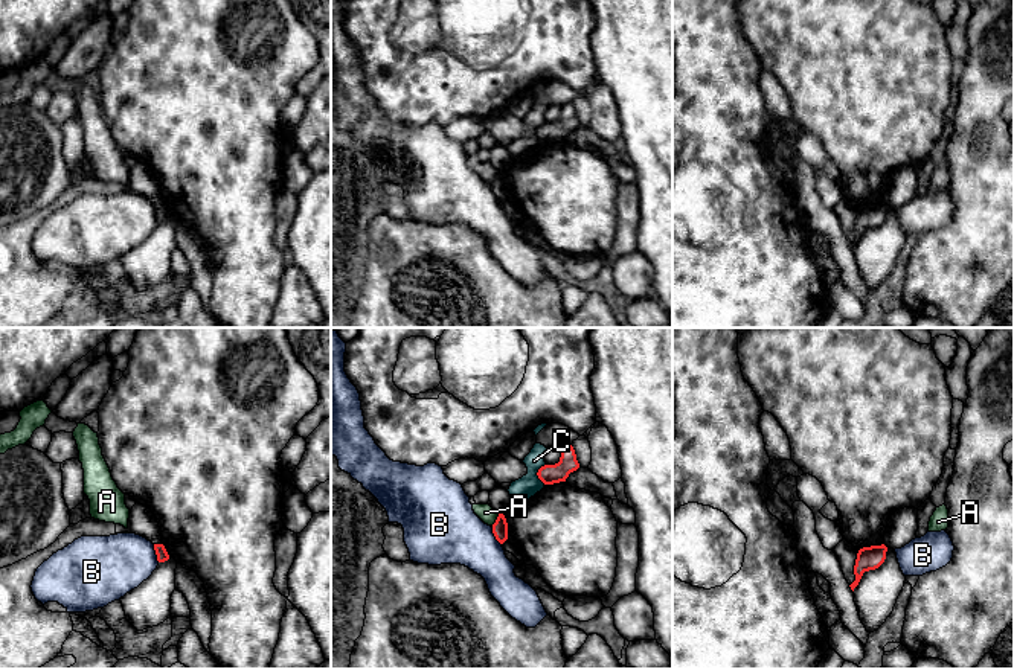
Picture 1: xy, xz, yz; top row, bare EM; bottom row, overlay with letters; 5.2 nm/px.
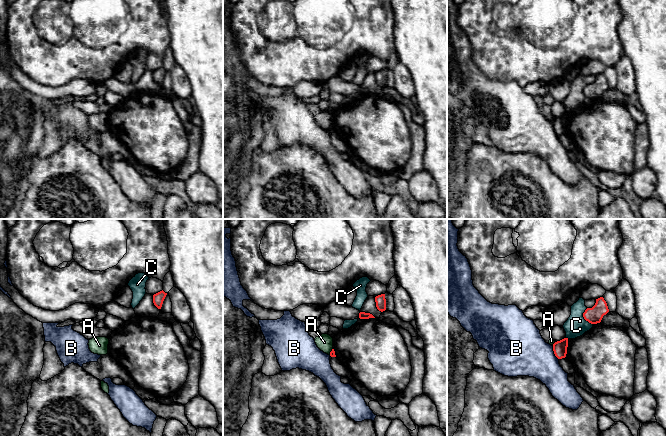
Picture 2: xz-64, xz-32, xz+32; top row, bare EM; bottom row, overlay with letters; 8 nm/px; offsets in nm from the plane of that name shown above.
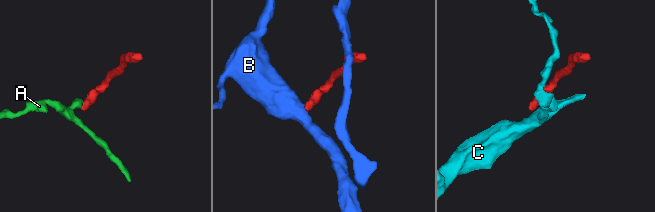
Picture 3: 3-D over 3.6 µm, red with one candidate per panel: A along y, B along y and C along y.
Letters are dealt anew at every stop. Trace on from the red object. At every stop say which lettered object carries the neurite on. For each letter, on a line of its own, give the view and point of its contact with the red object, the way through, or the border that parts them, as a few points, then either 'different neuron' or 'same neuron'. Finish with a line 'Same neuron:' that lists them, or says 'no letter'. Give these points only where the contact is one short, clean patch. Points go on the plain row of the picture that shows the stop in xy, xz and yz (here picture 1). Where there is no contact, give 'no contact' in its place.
A: meets red in xz at (496, 179); border along xz (499, 172), (491, 185); different neuron
B: meets red in xy at (156, 212); different neuron
C: meets red in xz at (537, 133); border along xz (545, 122), (537, 131), (545, 142); different neuron
Same neuron: no letter

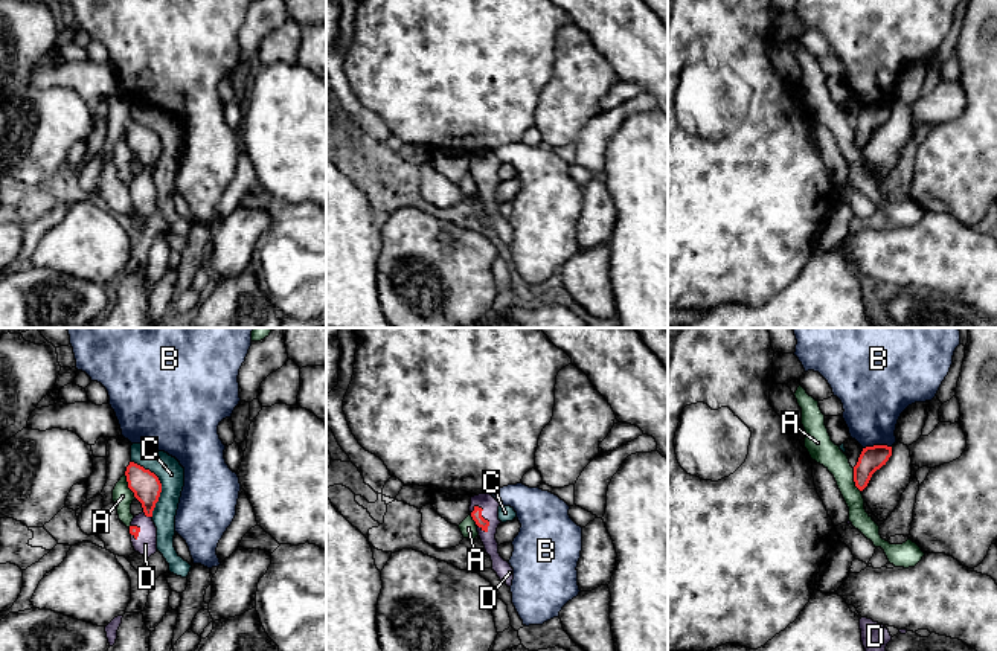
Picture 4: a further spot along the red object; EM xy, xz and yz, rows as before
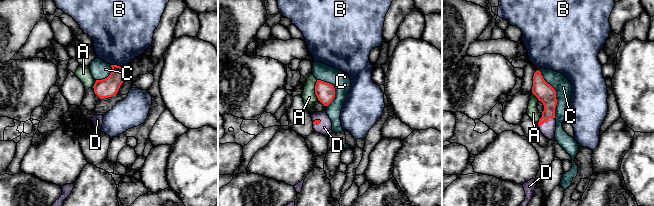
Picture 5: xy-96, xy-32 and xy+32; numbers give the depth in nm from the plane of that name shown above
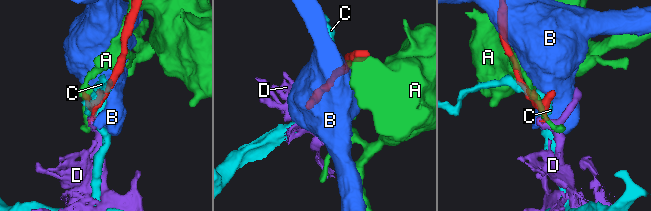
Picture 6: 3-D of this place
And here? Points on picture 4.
A: meets red in xy at (128, 145); different neuron
B: meets red in yz at (877, 104); different neuron
C: meets red in xy at (160, 142); border along xy (131, 119), (148, 127), (160, 142), (160, 154), (153, 174); different neuron
D: meets red in xz at (482, 176); runs through xz (476, 173), (482, 176), (487, 160); same neuron
Same neuron: D

